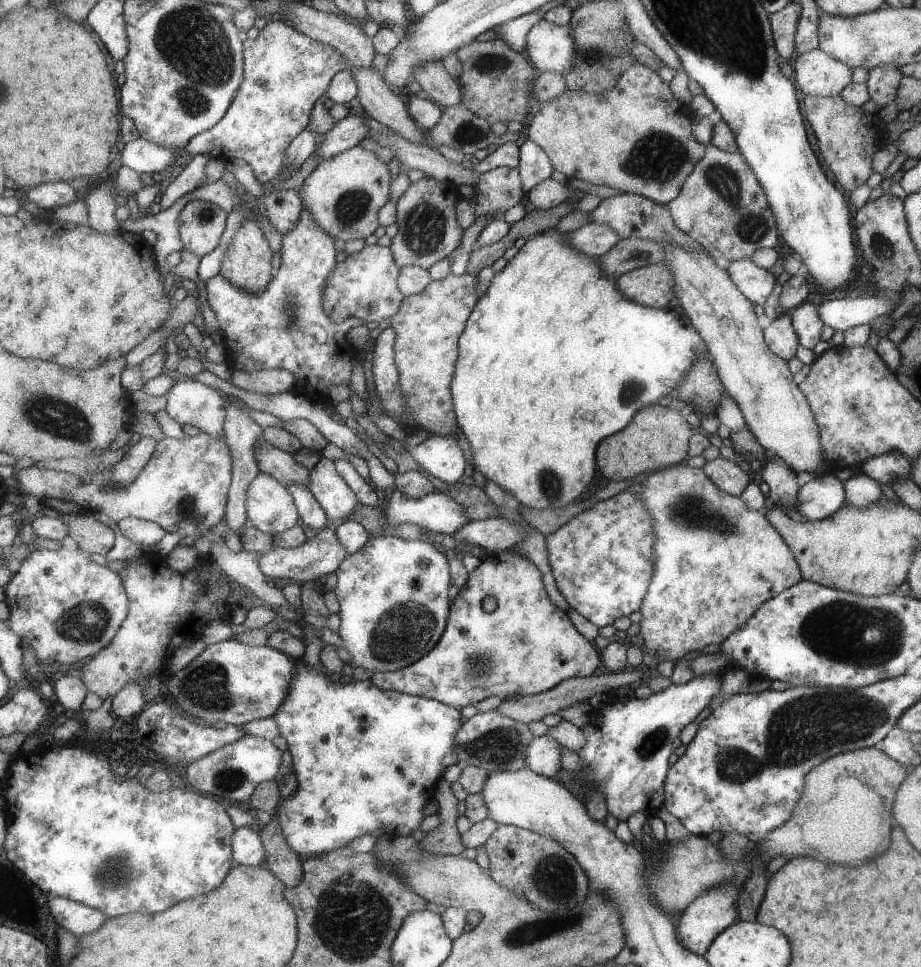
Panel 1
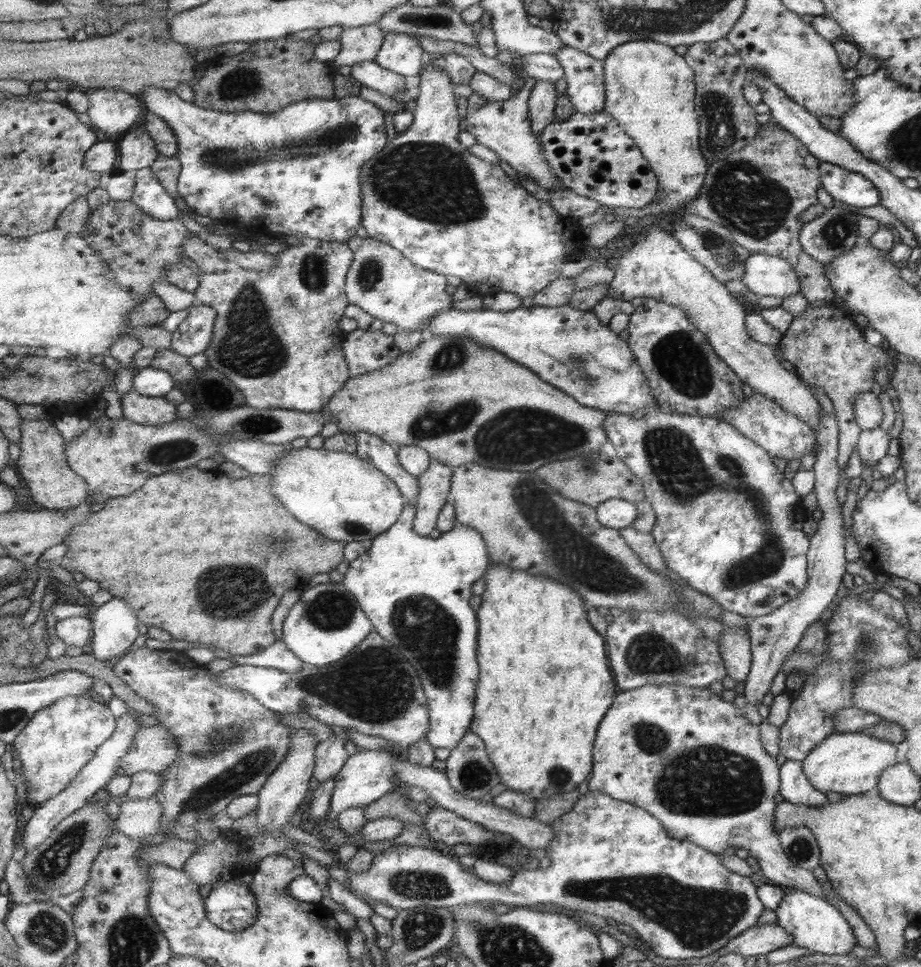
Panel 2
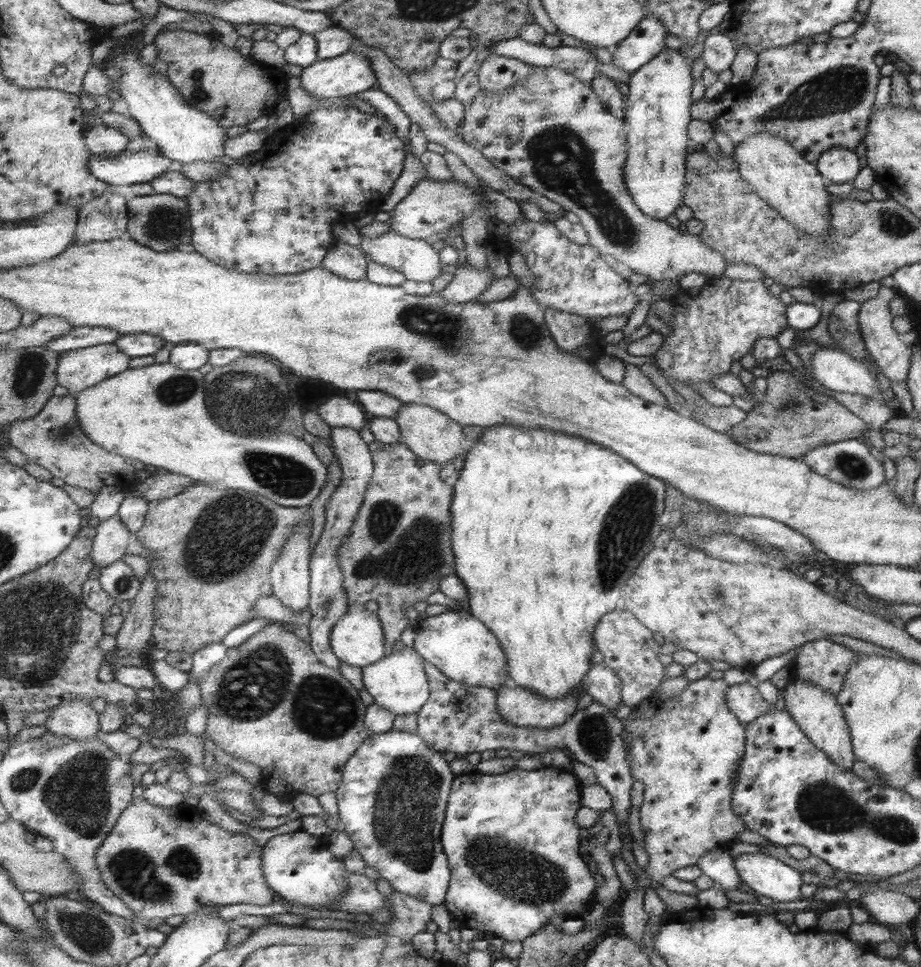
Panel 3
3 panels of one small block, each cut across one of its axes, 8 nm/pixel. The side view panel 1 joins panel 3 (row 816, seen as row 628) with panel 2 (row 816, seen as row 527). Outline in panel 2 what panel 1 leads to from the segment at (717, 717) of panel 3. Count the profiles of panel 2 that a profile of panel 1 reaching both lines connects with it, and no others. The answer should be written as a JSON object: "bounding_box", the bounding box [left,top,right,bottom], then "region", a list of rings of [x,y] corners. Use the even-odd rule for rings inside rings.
{"bounding_box":[587,684,829,902],"region":[[[649,684],[637,690],[619,692],[617,702],[613,702],[613,708],[603,716],[593,742],[593,774],[587,784],[593,792],[603,792],[613,800],[647,810],[675,840],[697,844],[713,854],[723,854],[729,846],[745,848],[747,854],[757,860],[767,884],[829,902],[827,890],[823,890],[813,872],[801,870],[787,858],[773,830],[773,796],[777,794],[777,786],[781,786],[781,774],[777,774],[777,770],[781,770],[777,762],[761,748],[757,726],[741,718],[733,704],[723,702],[709,690],[693,690],[677,684]]]}

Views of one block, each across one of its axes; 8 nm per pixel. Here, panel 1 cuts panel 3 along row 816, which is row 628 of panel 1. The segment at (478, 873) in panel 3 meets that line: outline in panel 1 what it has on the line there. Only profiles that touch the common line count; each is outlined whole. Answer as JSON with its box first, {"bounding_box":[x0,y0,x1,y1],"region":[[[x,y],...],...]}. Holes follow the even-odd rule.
{"bounding_box":[373,552,599,710],"region":[[[495,552],[475,572],[471,572],[469,582],[453,600],[449,626],[437,648],[433,648],[429,656],[405,670],[377,672],[373,680],[387,692],[431,698],[461,710],[469,704],[477,706],[489,696],[499,696],[501,700],[537,696],[553,690],[569,678],[589,678],[593,676],[595,668],[599,668],[597,650],[581,636],[567,610],[561,610],[555,606],[553,598],[549,598],[543,570],[529,556],[519,556],[515,552]],[[487,596],[493,596],[497,602],[497,608],[493,612],[487,612],[483,608],[483,600]]]}

